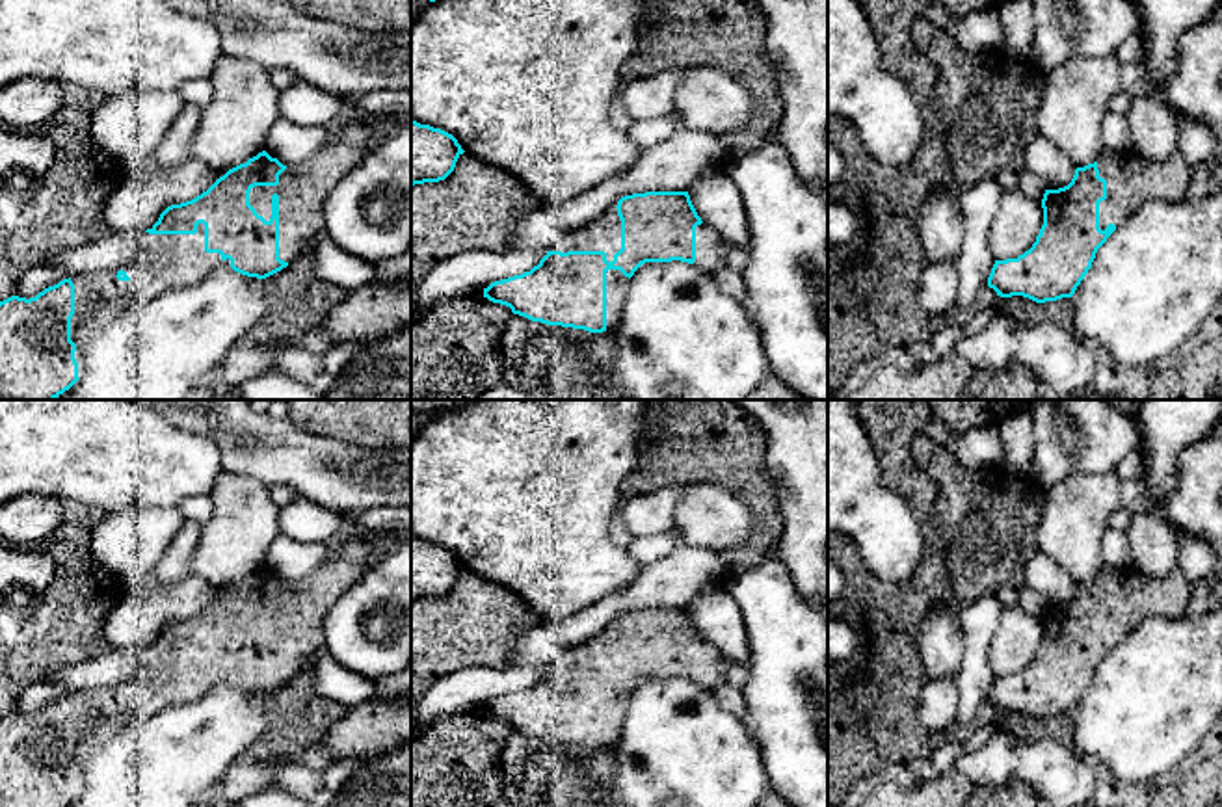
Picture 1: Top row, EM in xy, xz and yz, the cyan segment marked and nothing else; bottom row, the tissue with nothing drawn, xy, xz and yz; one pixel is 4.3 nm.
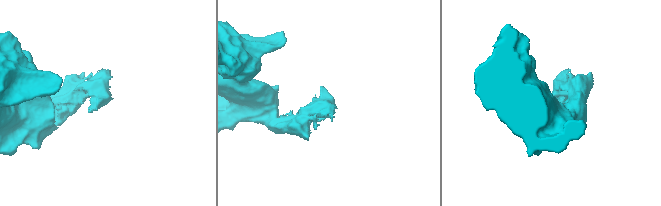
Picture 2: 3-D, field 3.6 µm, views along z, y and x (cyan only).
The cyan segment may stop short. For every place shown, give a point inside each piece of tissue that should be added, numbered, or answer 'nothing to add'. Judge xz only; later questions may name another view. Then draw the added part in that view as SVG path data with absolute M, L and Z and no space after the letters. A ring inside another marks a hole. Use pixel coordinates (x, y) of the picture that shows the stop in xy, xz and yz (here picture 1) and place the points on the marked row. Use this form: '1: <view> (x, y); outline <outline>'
1: xz (603, 233); outline M612 203L599 218L562 236L551 251L604 251L606 260L621 249L621 219L618 203Z

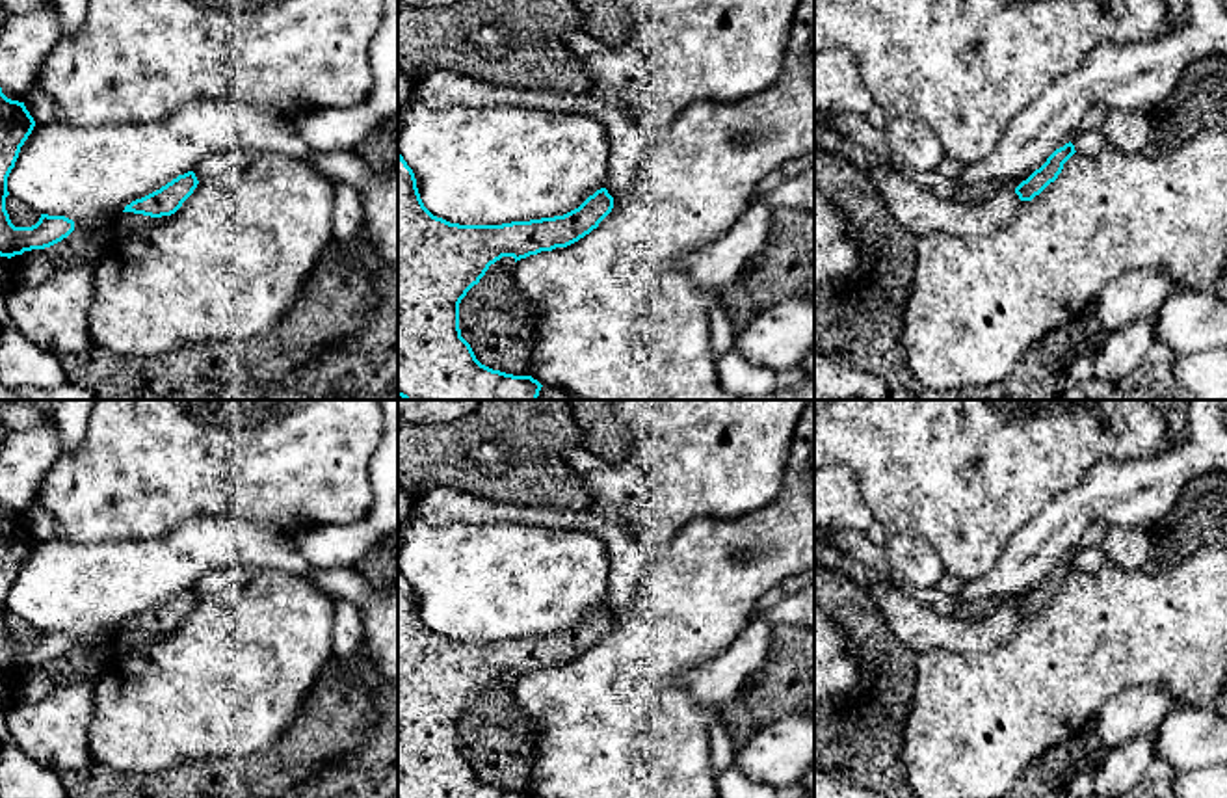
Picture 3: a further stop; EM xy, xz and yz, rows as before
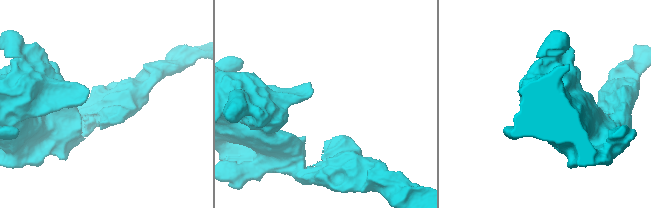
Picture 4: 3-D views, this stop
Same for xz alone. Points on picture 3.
nothing to add

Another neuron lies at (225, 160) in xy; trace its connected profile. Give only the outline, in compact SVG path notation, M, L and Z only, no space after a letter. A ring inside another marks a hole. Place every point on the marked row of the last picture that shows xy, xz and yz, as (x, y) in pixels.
M223 149L208 154L203 158L195 167L193 173L197 180L206 180L216 175L223 175L229 171L244 169L251 162L251 153L244 149Z

